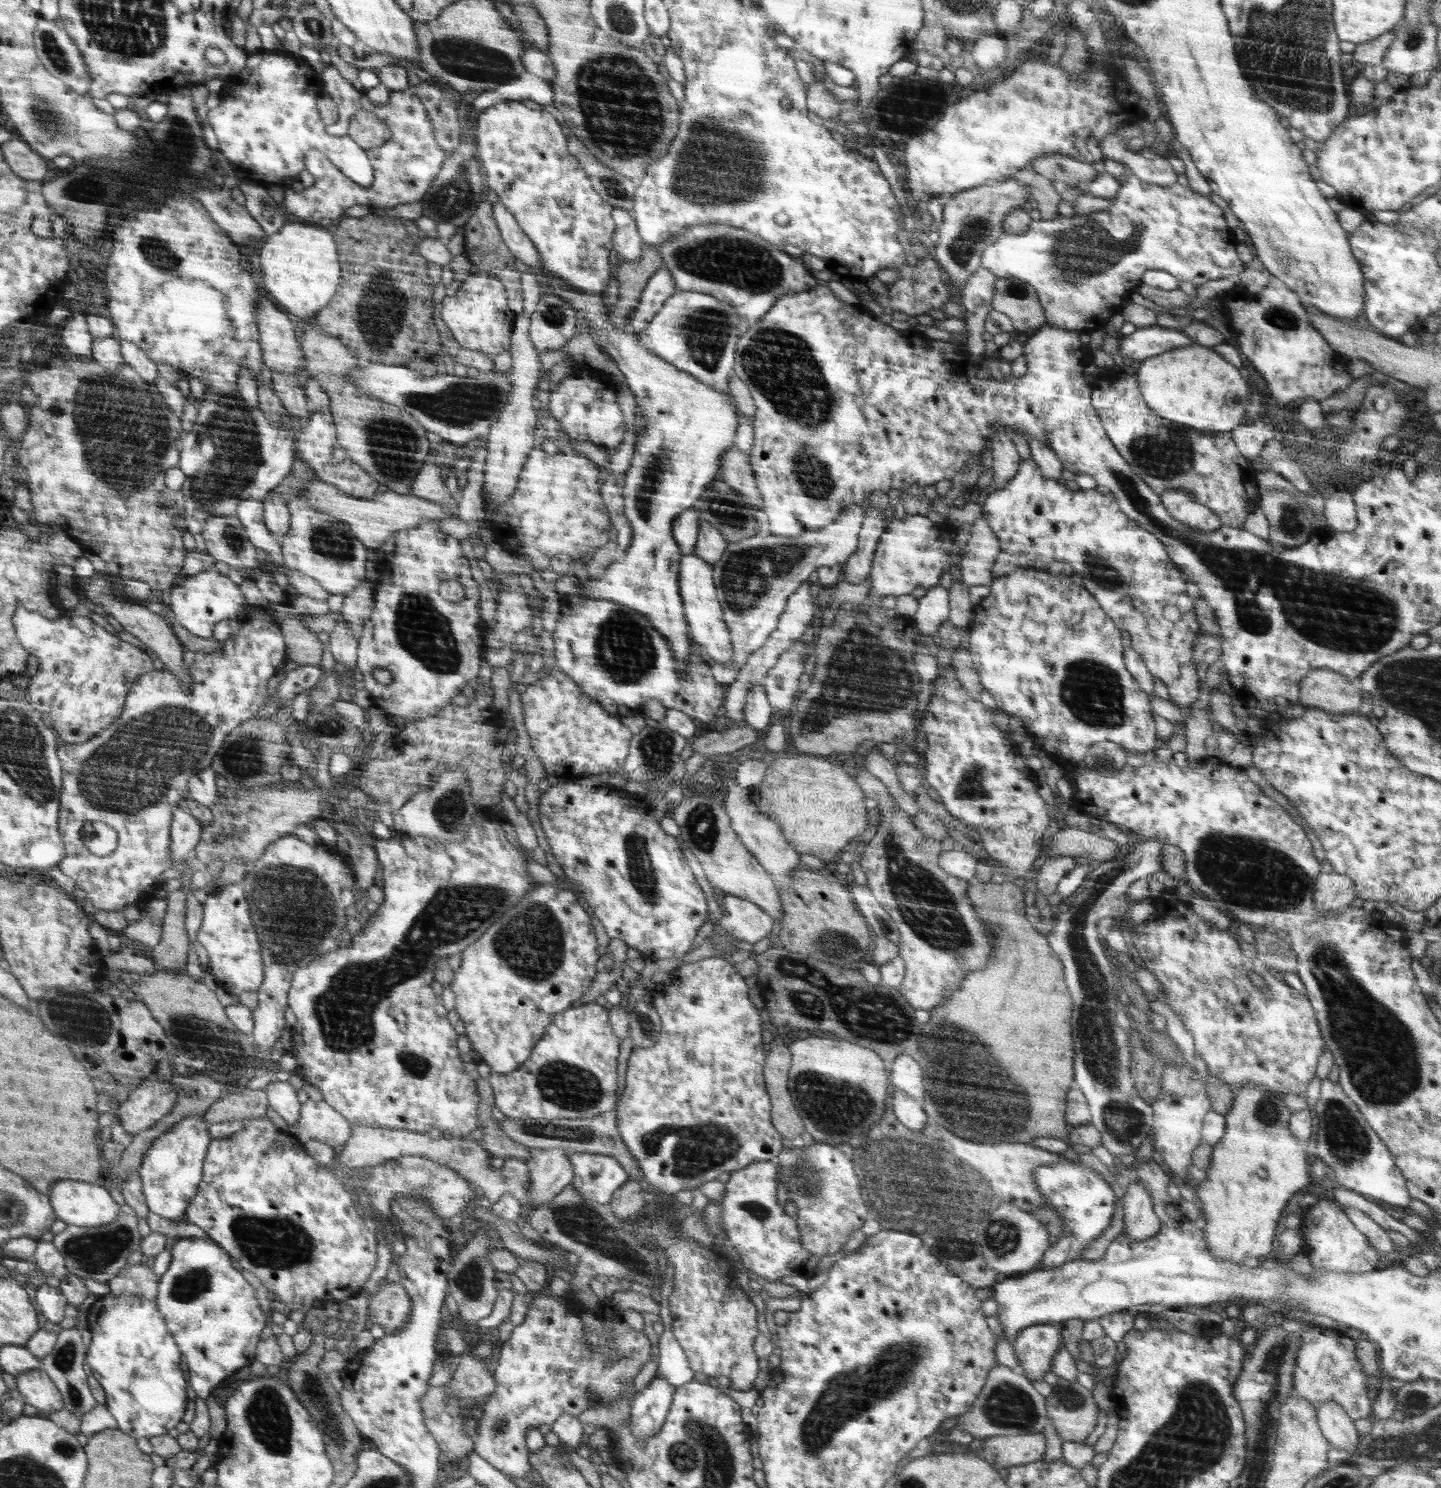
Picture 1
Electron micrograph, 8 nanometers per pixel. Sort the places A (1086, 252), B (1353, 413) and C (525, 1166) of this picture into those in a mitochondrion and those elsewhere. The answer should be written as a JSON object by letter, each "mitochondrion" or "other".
{"A":"mitochondrion","B":"other","C":"other"}

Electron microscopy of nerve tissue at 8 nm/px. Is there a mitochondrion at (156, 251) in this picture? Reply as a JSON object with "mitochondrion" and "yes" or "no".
{"mitochondrion":"yes"}

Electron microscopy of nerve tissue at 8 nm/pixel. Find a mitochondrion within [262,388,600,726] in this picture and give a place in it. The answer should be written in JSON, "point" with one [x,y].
{"point":[422,629]}

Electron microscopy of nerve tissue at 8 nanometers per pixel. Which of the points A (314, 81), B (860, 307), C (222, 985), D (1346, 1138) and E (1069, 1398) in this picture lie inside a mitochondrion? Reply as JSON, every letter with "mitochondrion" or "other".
{"A":"other","B":"other","C":"other","D":"mitochondrion","E":"mitochondrion"}

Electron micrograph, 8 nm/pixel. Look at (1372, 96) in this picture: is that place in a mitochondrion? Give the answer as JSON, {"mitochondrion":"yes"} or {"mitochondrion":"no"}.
{"mitochondrion":"no"}

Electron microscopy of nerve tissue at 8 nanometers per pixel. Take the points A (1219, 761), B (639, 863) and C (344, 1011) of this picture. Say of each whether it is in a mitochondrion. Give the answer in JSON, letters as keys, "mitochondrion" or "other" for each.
{"A":"other","B":"mitochondrion","C":"mitochondrion"}

